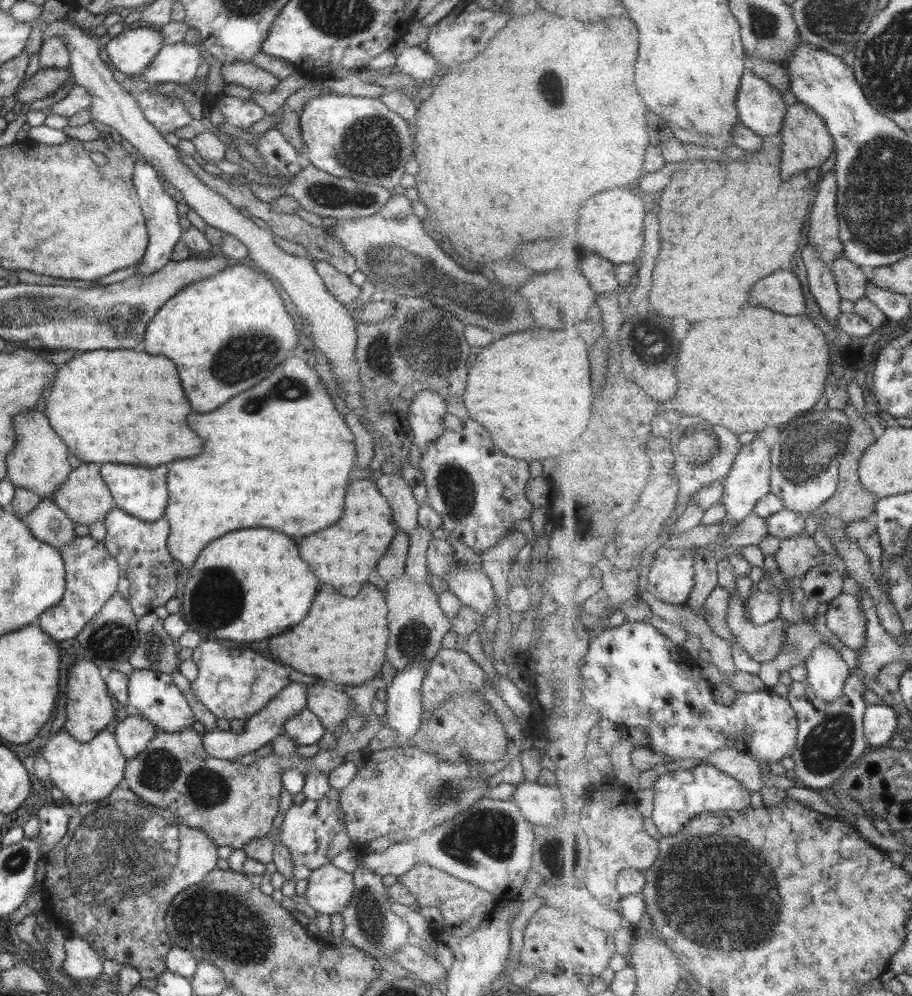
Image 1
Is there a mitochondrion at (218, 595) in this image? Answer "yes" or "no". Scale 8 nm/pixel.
yes

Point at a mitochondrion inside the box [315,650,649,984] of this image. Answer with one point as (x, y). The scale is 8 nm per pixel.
(491, 834)

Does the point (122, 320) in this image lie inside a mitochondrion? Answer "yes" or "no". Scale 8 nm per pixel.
yes

